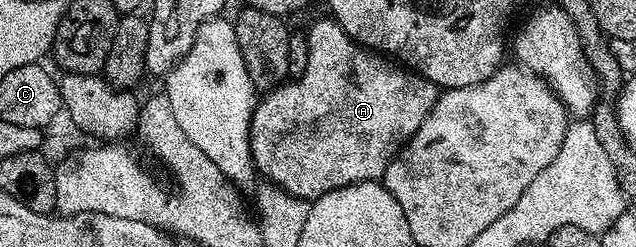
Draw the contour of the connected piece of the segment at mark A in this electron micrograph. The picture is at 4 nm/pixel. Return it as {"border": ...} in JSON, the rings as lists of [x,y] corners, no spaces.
{"border":[[[324,16],[314,24],[310,30],[307,30],[309,39],[309,55],[307,56],[307,68],[296,75],[292,80],[286,80],[279,86],[273,87],[264,95],[265,98],[256,103],[253,107],[253,115],[249,121],[249,143],[251,144],[251,156],[253,165],[258,175],[264,176],[270,183],[279,190],[284,190],[293,197],[312,200],[331,192],[335,188],[343,188],[347,184],[359,184],[360,182],[375,182],[384,179],[389,162],[396,156],[401,147],[409,141],[411,135],[417,131],[419,124],[427,120],[431,108],[437,102],[439,88],[431,80],[424,78],[422,74],[416,73],[388,57],[382,56],[367,46],[362,46],[356,42],[344,28],[336,22],[331,16]]]}

